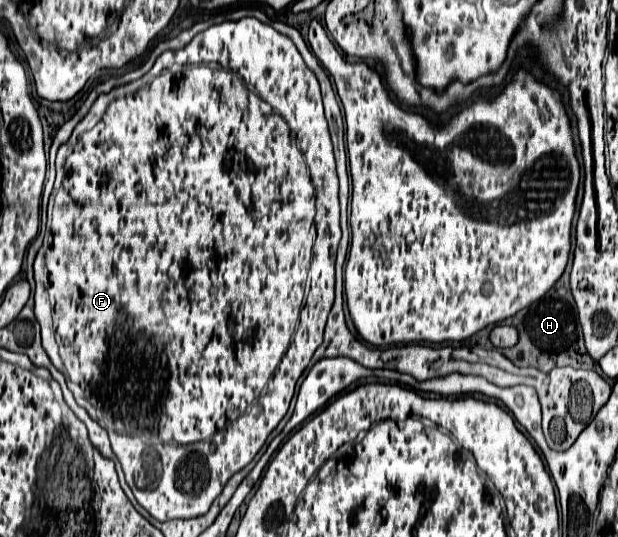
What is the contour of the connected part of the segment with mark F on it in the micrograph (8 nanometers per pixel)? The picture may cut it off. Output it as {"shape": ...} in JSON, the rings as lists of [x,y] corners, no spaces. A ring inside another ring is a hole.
{"shape":[[[243,17],[239,21],[225,21],[219,25],[209,27],[207,31],[199,33],[193,37],[193,41],[179,49],[179,51],[167,51],[155,61],[155,65],[147,75],[143,75],[141,79],[130,82],[123,86],[118,86],[111,93],[101,94],[93,103],[87,115],[76,125],[69,140],[61,145],[56,155],[56,178],[54,189],[48,202],[48,228],[45,234],[41,248],[39,249],[34,263],[34,280],[35,280],[35,317],[41,325],[41,337],[43,337],[43,347],[47,351],[51,362],[59,371],[67,377],[67,385],[75,395],[75,401],[109,433],[109,441],[111,441],[111,449],[117,455],[123,471],[125,471],[125,479],[127,485],[131,487],[137,503],[147,509],[157,521],[169,521],[169,519],[189,519],[189,517],[199,517],[205,515],[211,507],[211,503],[217,499],[217,495],[223,491],[225,483],[229,481],[231,475],[235,475],[237,471],[241,471],[255,455],[257,451],[263,447],[263,443],[267,441],[269,433],[279,425],[279,421],[285,417],[293,391],[295,391],[295,383],[301,377],[301,373],[305,371],[305,367],[309,365],[315,349],[321,345],[323,341],[323,327],[327,323],[327,315],[331,311],[331,303],[333,303],[333,285],[335,285],[335,262],[336,253],[341,240],[340,227],[340,203],[339,203],[339,180],[336,172],[336,162],[333,159],[333,145],[331,145],[331,137],[329,137],[329,129],[327,129],[327,121],[325,121],[324,107],[321,91],[319,91],[319,81],[315,79],[315,73],[303,63],[303,57],[299,55],[297,47],[291,43],[289,37],[281,35],[279,31],[275,31],[271,25],[261,23],[255,17]],[[309,269],[313,273],[313,281],[309,283]]]}

